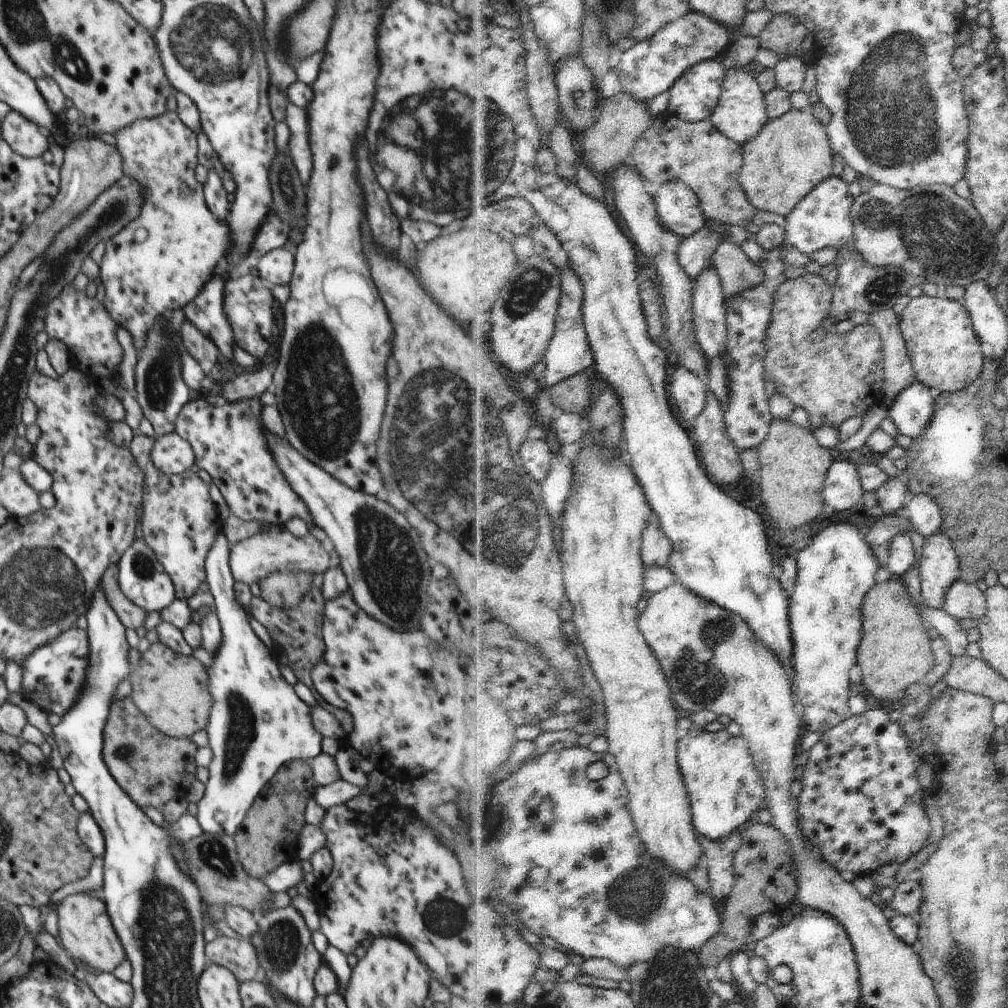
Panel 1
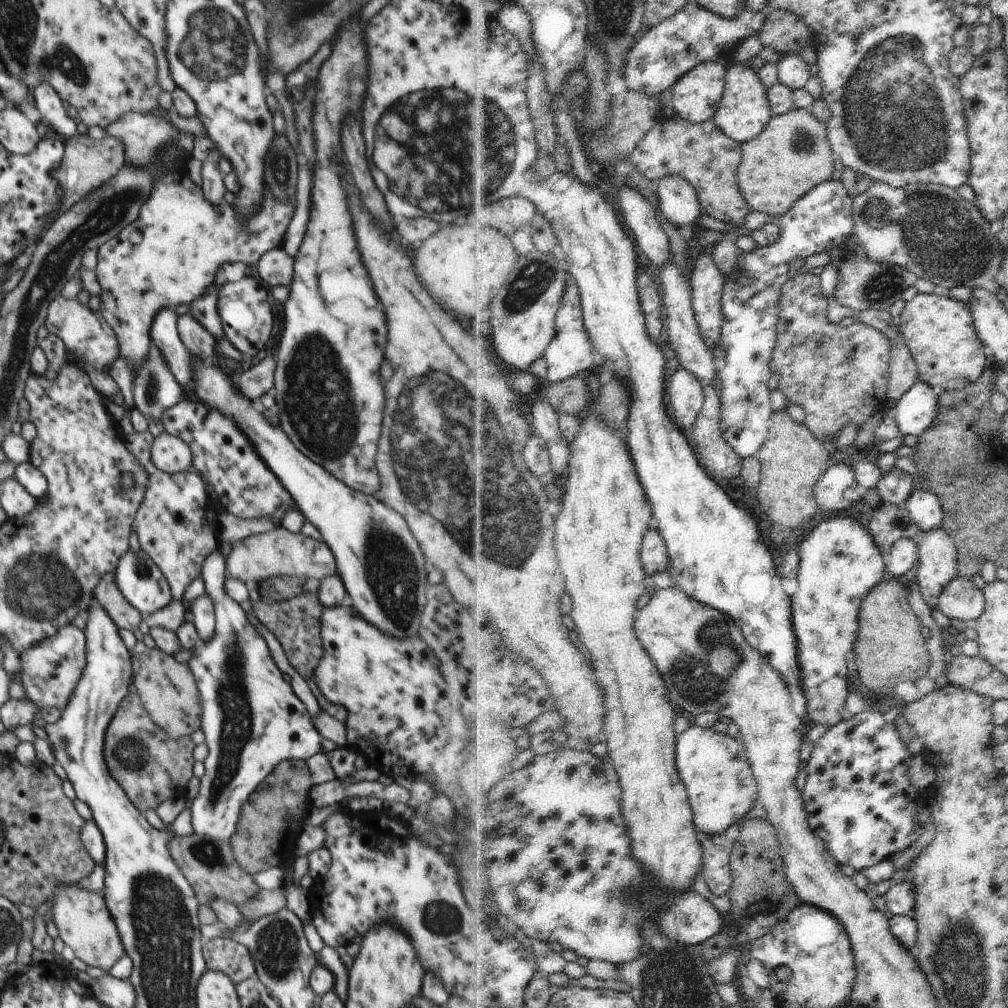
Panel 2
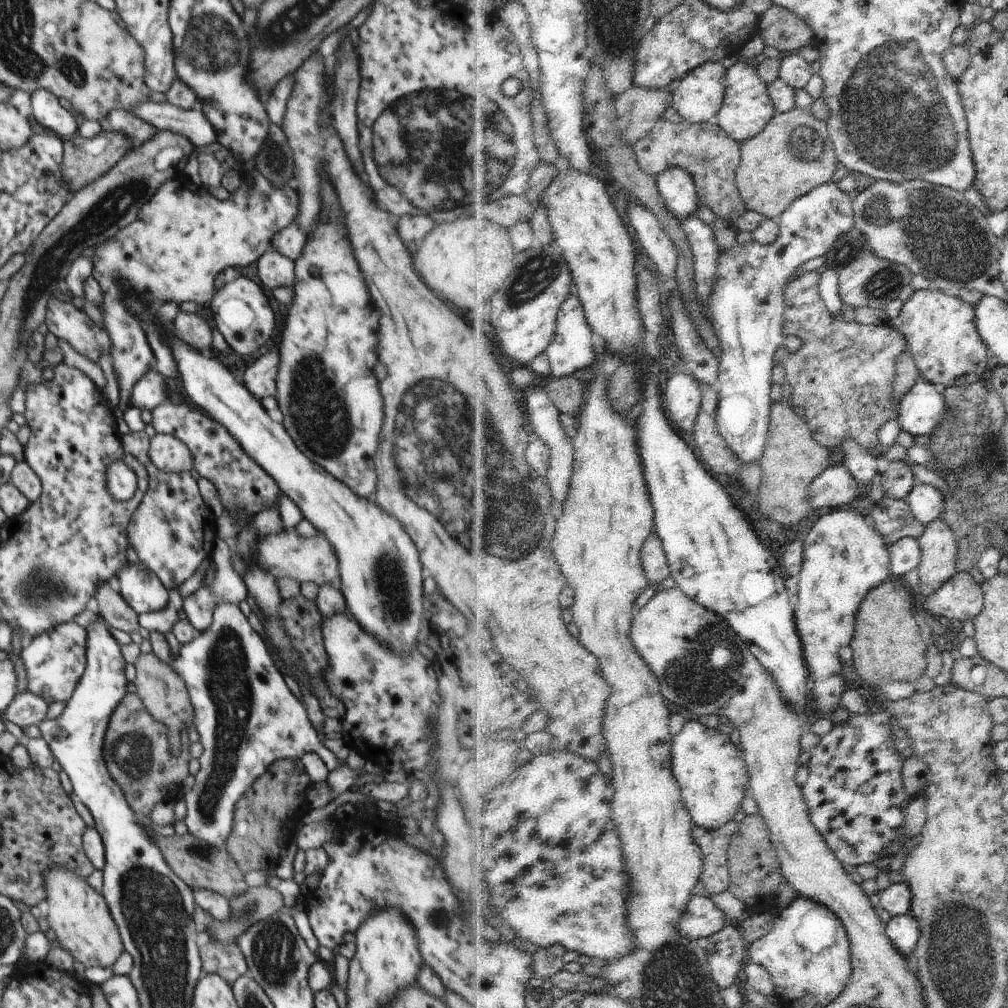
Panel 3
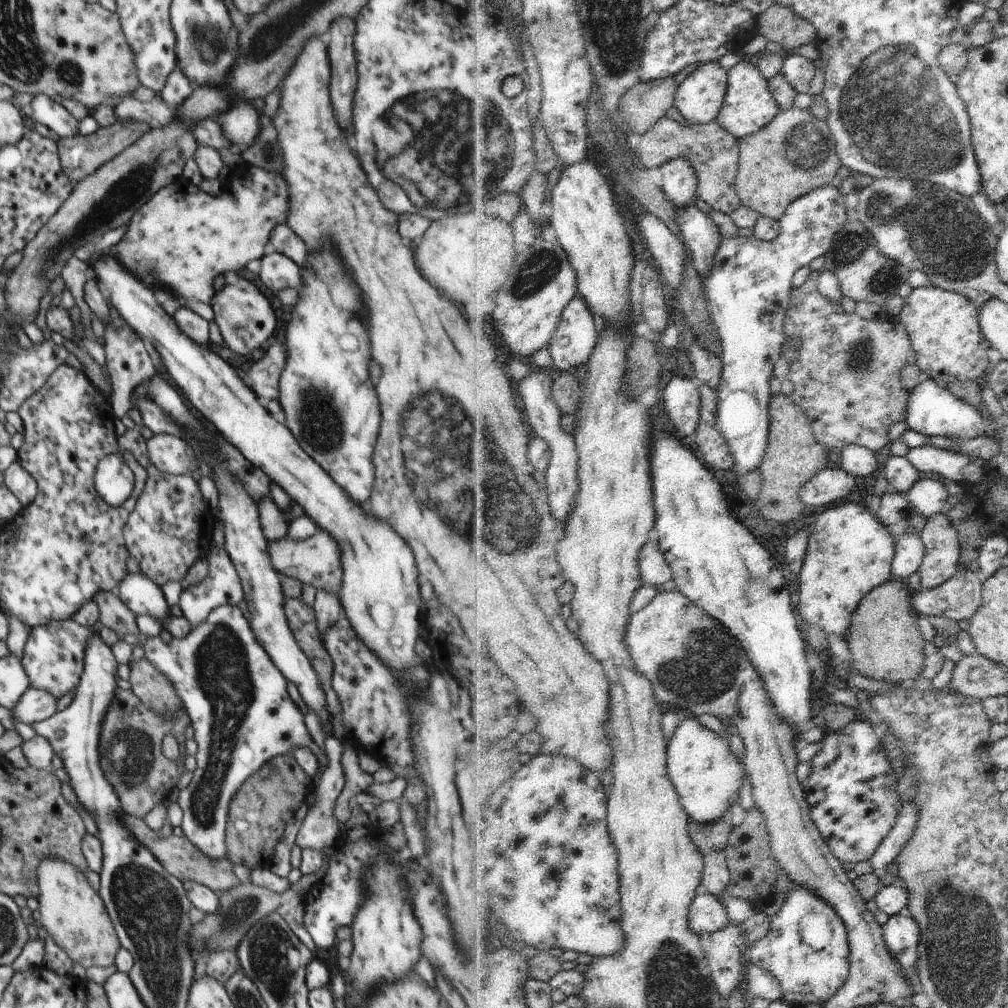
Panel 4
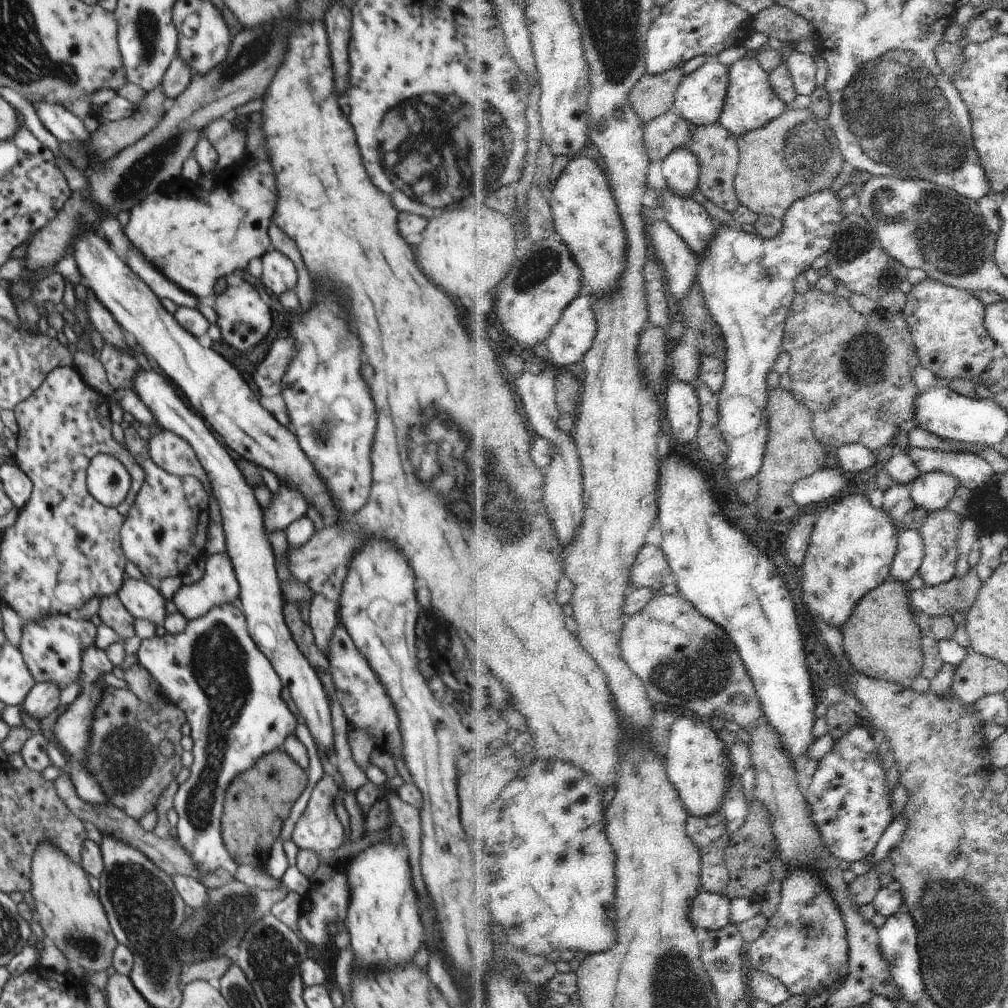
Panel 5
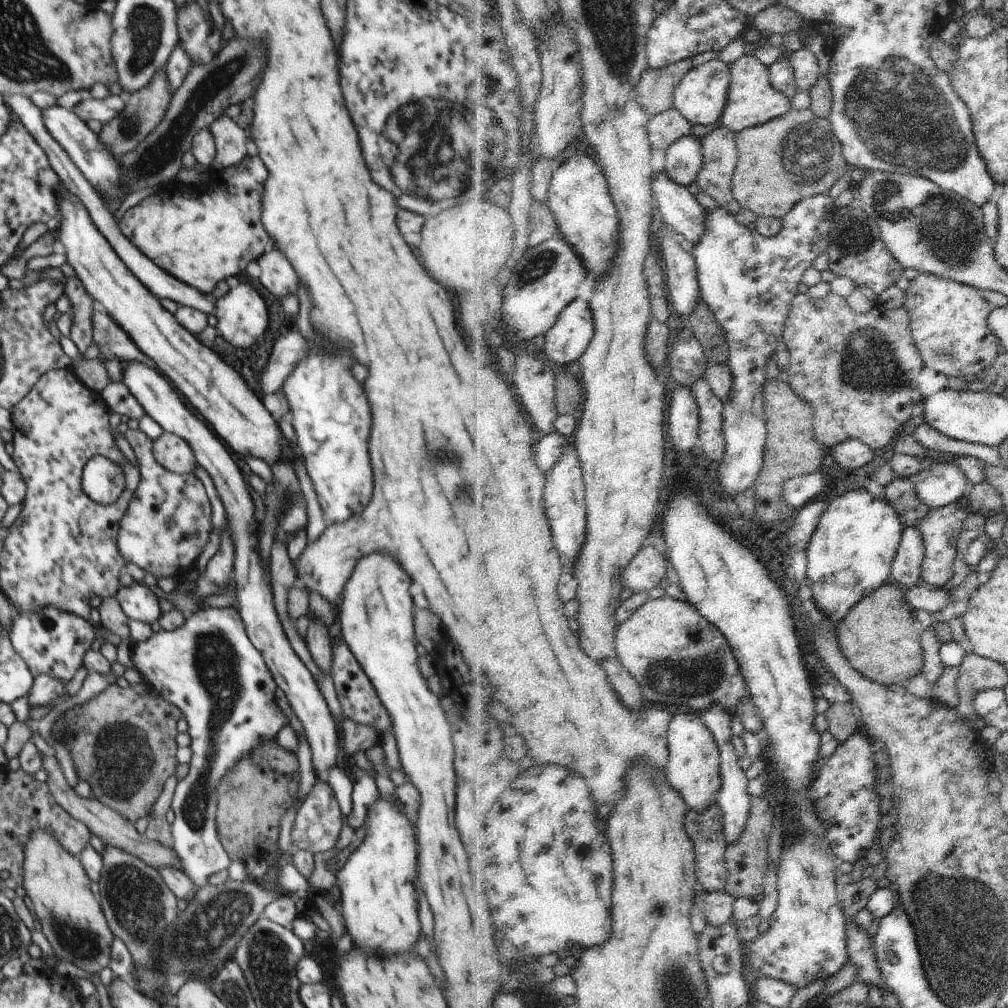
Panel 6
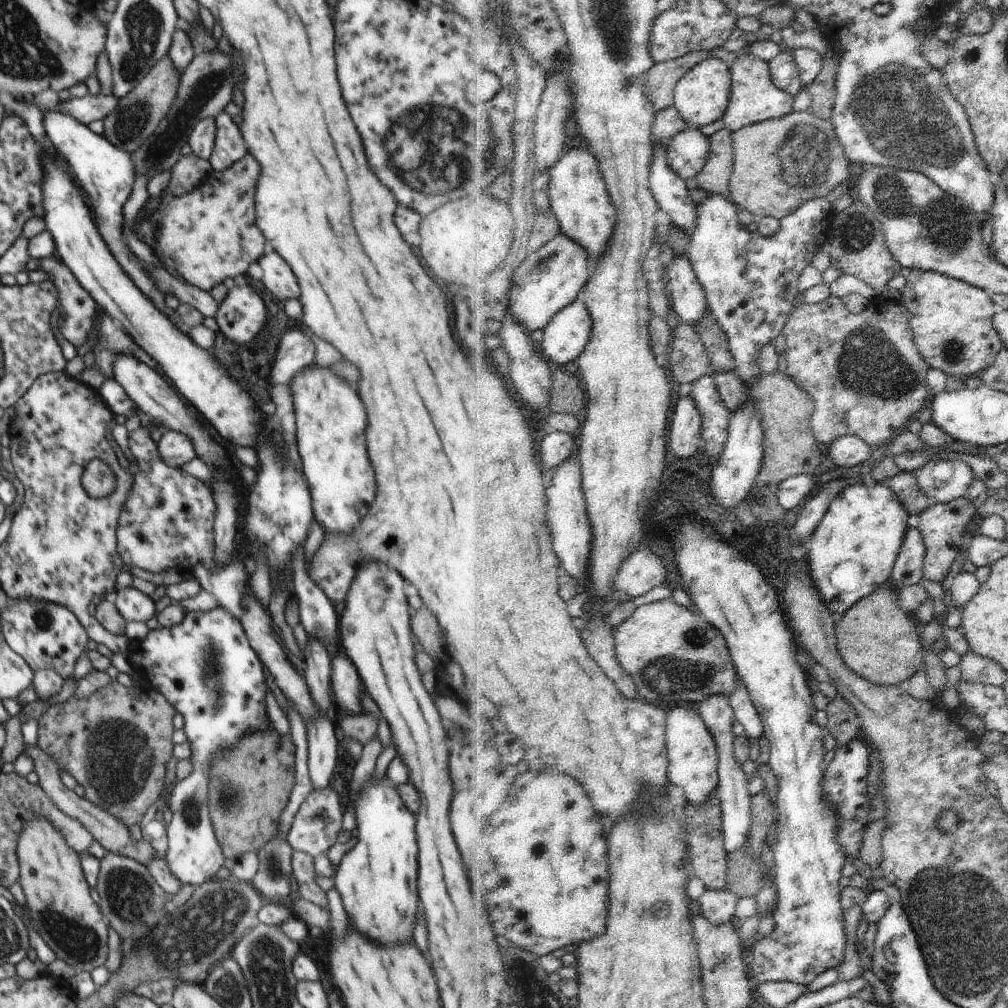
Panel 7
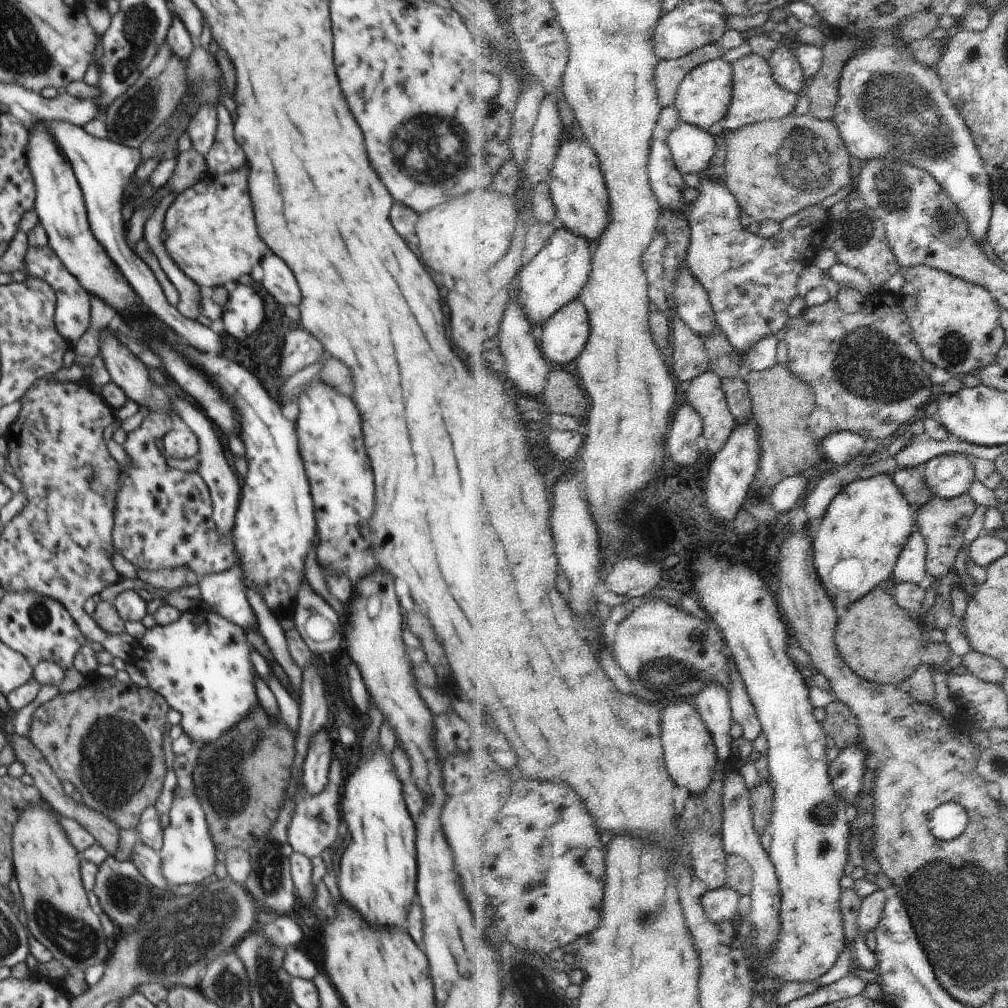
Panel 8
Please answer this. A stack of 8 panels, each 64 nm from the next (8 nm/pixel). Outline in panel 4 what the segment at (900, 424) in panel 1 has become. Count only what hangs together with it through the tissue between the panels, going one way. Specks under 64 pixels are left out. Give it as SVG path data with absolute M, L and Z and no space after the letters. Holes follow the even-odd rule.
M927 379L916 385L911 392L911 402L908 404L908 426L912 430L916 430L918 434L924 436L934 436L950 434L950 436L958 436L963 440L972 440L978 436L986 435L984 424L990 419L990 414L982 414L980 410L976 410L975 406L970 406L967 402L962 402L956 398L949 390L944 390L940 386L936 386L933 380Z

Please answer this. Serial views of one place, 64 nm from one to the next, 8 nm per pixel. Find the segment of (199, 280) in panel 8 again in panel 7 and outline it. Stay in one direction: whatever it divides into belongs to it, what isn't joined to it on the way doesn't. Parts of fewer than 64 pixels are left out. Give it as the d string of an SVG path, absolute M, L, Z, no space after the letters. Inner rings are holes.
M246 154L228 170L208 174L192 191L176 198L164 197L153 215L140 209L134 219L138 238L156 250L164 266L202 290L212 290L228 278L240 281L248 266L264 254L266 246L254 222L254 186L258 174L258 162Z

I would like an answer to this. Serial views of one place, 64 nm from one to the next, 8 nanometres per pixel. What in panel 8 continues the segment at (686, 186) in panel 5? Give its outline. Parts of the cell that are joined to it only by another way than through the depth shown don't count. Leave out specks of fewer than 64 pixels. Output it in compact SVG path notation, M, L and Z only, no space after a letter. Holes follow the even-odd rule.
M682 121L682 126L669 138L674 162L682 174L704 173L718 152L716 135L707 129Z

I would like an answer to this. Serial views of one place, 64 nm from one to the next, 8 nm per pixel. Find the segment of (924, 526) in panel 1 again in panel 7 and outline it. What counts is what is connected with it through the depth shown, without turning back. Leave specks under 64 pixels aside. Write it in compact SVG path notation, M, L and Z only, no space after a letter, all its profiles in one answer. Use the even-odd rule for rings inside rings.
M930 460L918 478L922 494L932 504L948 504L966 496L973 483L973 470L967 462L953 460Z

